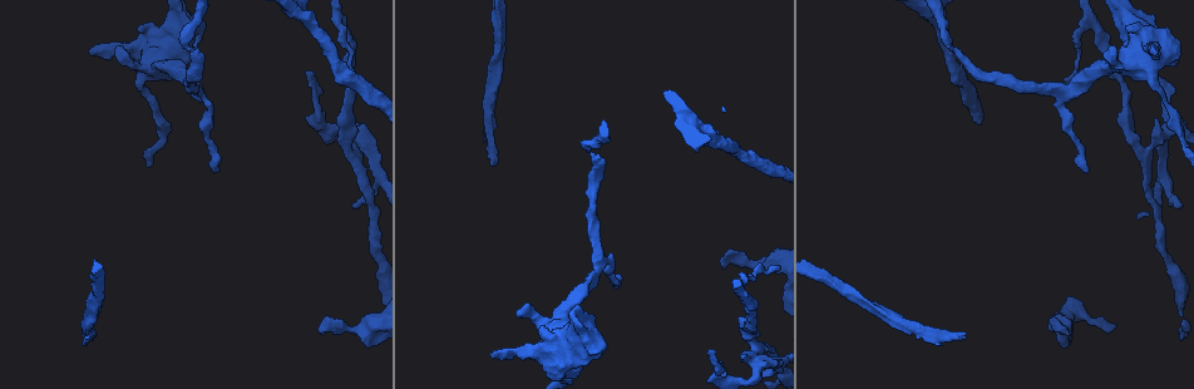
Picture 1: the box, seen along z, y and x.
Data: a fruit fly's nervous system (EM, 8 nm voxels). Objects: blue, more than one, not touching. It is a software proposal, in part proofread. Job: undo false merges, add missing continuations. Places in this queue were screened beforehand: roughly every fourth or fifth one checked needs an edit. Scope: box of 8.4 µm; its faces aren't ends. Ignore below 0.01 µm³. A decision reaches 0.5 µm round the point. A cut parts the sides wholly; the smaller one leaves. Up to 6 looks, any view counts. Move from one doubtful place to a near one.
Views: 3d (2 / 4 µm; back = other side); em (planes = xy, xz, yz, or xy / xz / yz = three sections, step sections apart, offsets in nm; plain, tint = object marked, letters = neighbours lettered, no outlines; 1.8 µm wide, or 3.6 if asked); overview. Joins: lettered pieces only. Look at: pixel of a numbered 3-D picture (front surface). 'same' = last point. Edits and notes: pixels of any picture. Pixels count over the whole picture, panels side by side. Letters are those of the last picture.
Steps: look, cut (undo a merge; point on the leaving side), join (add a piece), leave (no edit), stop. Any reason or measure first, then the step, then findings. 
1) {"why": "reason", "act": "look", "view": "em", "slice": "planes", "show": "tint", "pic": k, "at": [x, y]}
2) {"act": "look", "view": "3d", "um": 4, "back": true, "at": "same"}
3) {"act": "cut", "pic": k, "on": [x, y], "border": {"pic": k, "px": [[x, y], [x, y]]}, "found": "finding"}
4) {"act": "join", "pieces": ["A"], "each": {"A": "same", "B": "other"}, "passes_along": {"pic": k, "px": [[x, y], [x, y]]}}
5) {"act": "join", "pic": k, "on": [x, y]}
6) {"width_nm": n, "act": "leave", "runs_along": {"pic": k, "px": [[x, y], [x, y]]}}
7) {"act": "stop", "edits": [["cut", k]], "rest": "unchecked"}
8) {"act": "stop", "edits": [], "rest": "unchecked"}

{"act": "look", "view": "em", "slice": "yz", "step": 16, "show": "letters", "pic": 1, "at": [722, 267]}

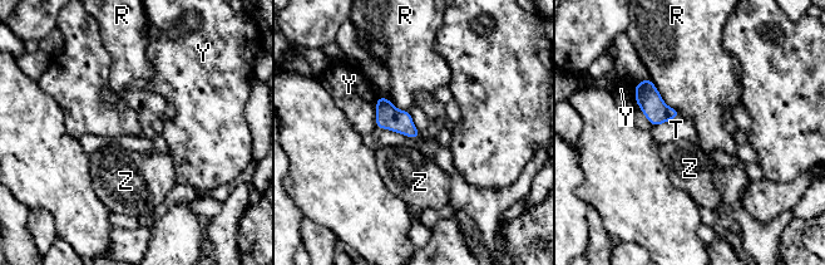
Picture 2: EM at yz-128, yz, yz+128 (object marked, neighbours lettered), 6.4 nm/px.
{"act": "leave", "each": {"R": "other", "T": "other", "Y": "other", "Z": "other"}, "found": "none of them fits"}

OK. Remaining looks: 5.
{"why": "an open end", "act": "look", "view": "3d", "um": 4, "pic": 1, "at": [1087, 171]}

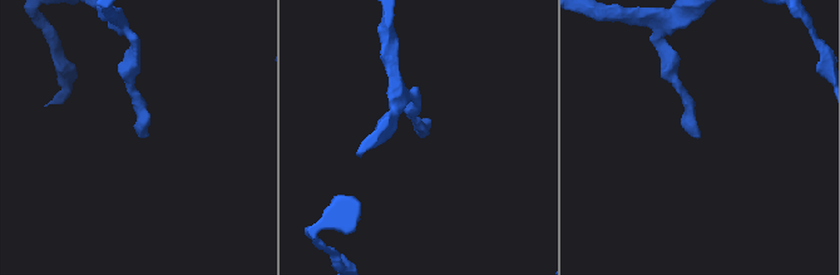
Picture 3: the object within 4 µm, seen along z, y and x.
{"why": "now the EM", "act": "look", "view": "em", "slice": "yz", "step": 4, "show": "letters", "pic": 3, "at": [145, 135]}

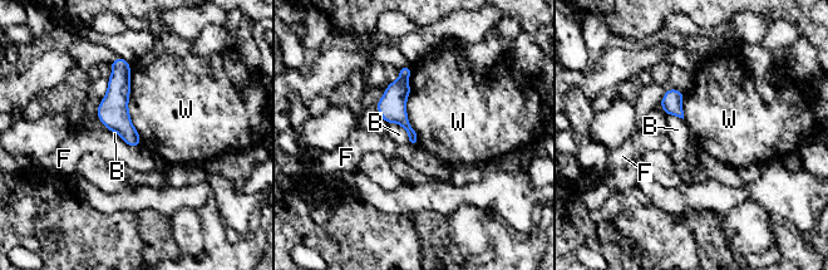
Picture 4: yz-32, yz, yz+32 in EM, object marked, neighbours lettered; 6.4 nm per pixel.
{"why": "another direction", "act": "look", "view": "em", "slice": "planes", "show": "letters", "at": "same"}

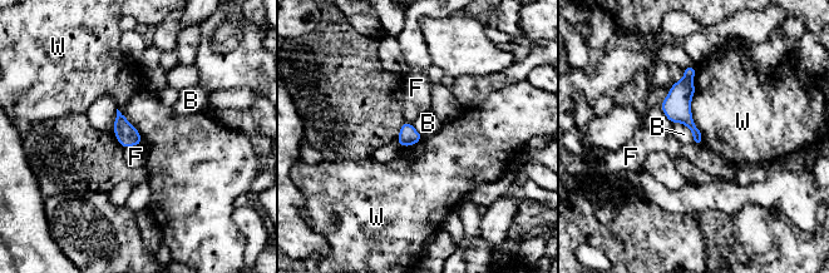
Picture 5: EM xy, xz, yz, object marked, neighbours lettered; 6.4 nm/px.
{"act": "leave", "each": {"B": "other", "F": "other", "W": "other"}, "runs_along": {"pic": 5, "px": [[689, 69], [684, 115], [699, 142]]}, "found": "none of them fits"}

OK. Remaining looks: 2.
{"why": "three-way junction", "act": "look", "view": "em", "slice": "planes", "show": "tint", "pic": 1, "at": [1067, 87]}

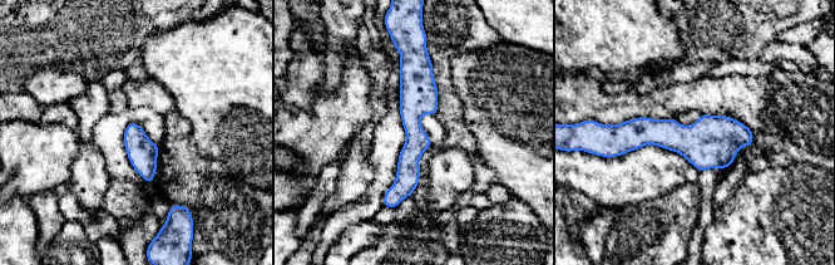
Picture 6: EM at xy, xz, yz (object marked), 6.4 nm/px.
{"why": "what lies round it", "act": "look", "view": "em", "slice": "planes", "show": "letters", "at": "same"}

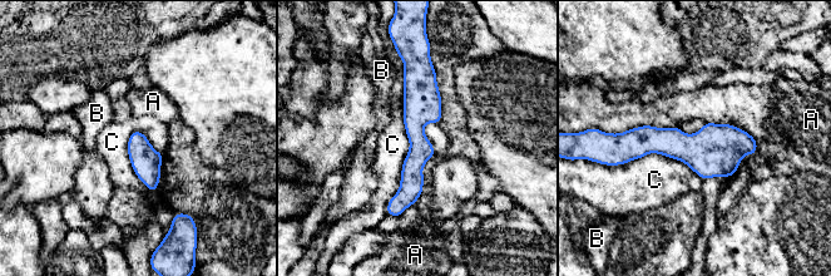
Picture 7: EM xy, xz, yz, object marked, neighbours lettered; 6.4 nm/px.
{"act": "leave", "each": {"A": "other", "B": "other", "C": "other"}, "border": {"pic": 7, "px": [[404, 94], [409, 152], [386, 215]]}, "found": "continuous, no second cell"}

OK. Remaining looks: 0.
{"act": "stop", "edits": [], "rest": "unchecked"}

